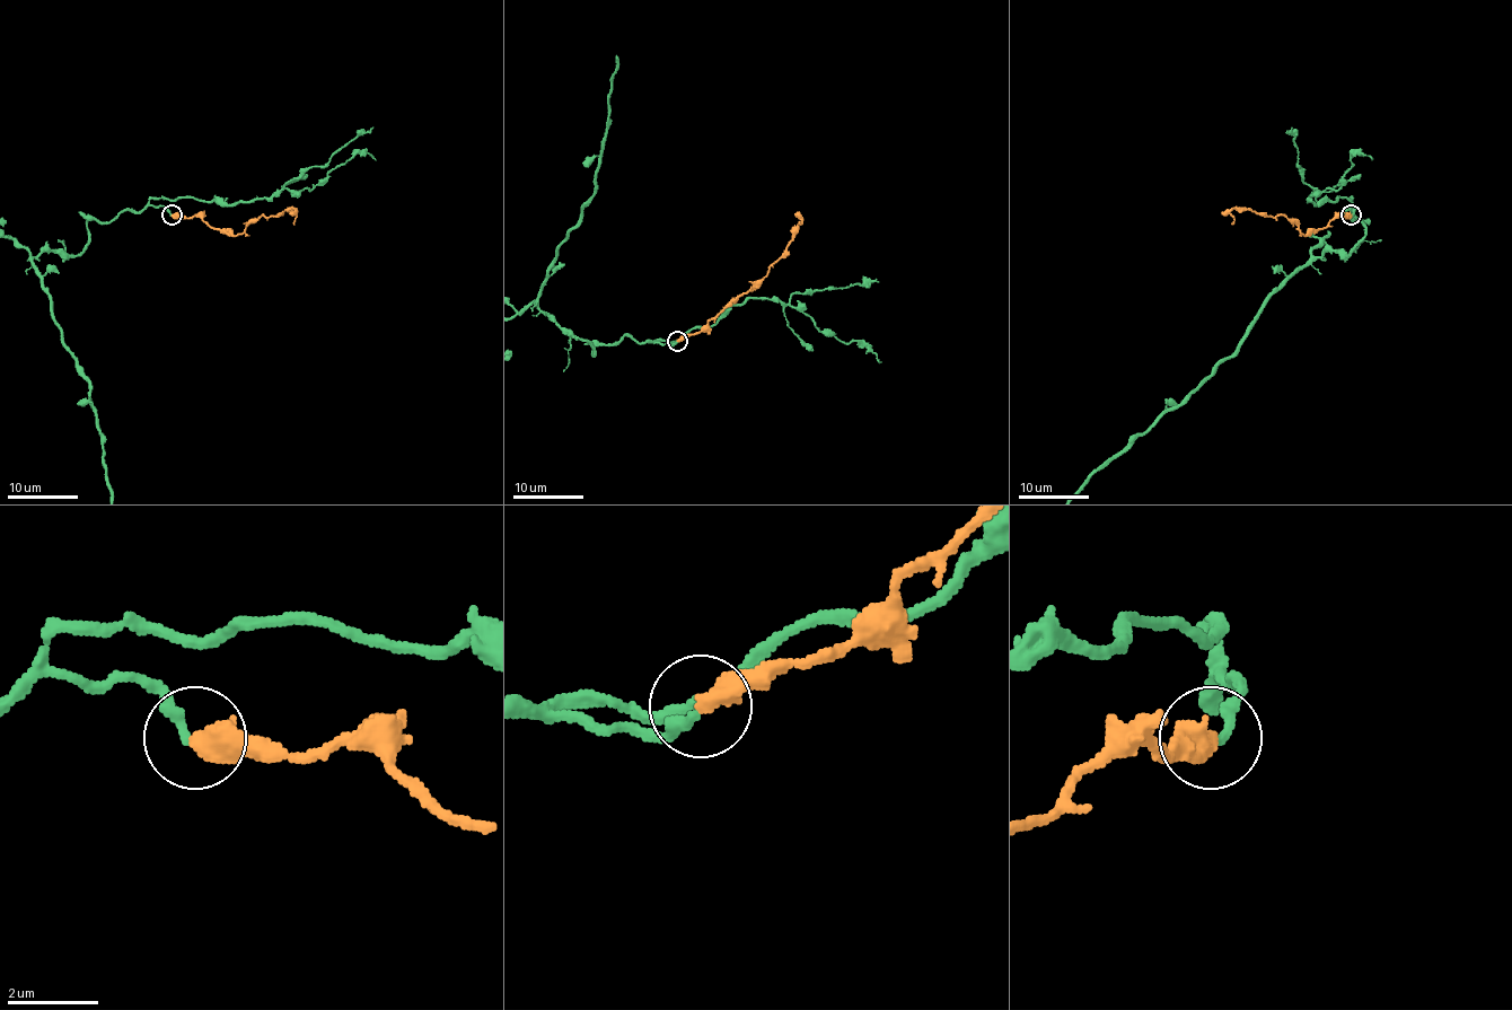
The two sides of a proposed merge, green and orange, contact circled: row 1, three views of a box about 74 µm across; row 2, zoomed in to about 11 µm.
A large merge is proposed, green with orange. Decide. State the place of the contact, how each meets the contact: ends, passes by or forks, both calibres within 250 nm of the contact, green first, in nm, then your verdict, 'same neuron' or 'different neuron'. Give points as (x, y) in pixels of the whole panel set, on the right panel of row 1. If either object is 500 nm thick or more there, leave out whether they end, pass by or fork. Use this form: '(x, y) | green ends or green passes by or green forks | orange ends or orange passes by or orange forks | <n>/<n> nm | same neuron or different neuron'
(1351, 214) | 240/500 nm | same neuron

